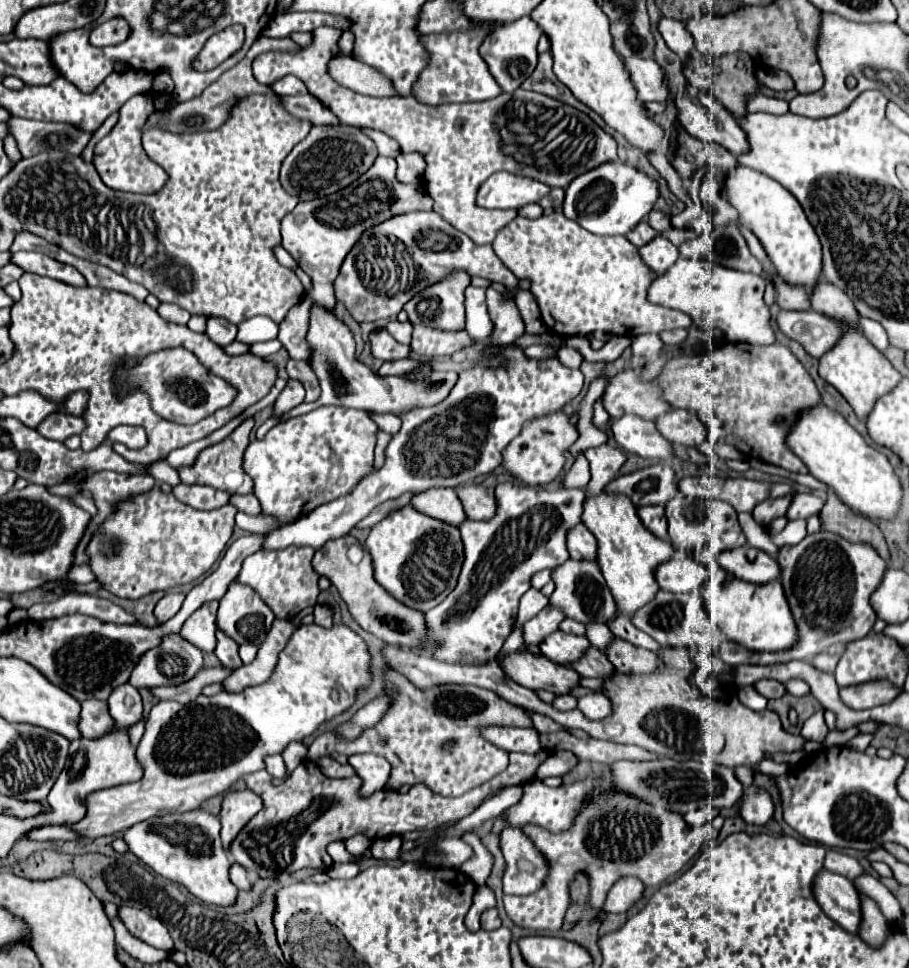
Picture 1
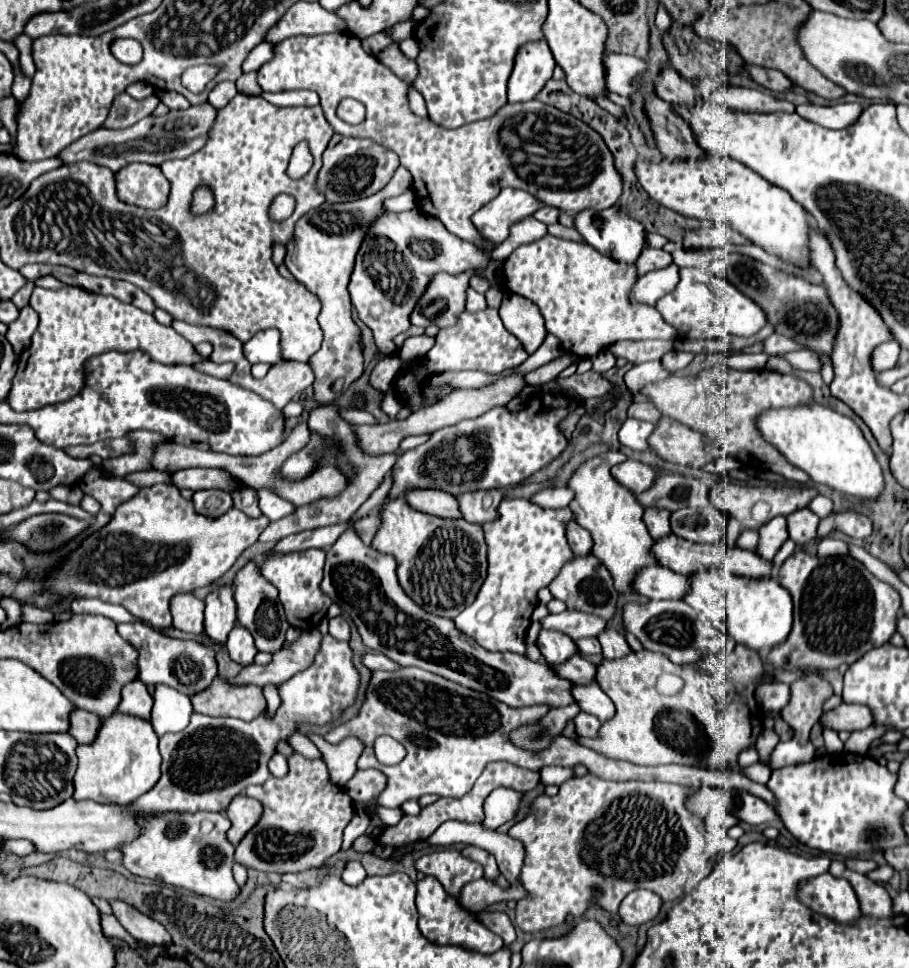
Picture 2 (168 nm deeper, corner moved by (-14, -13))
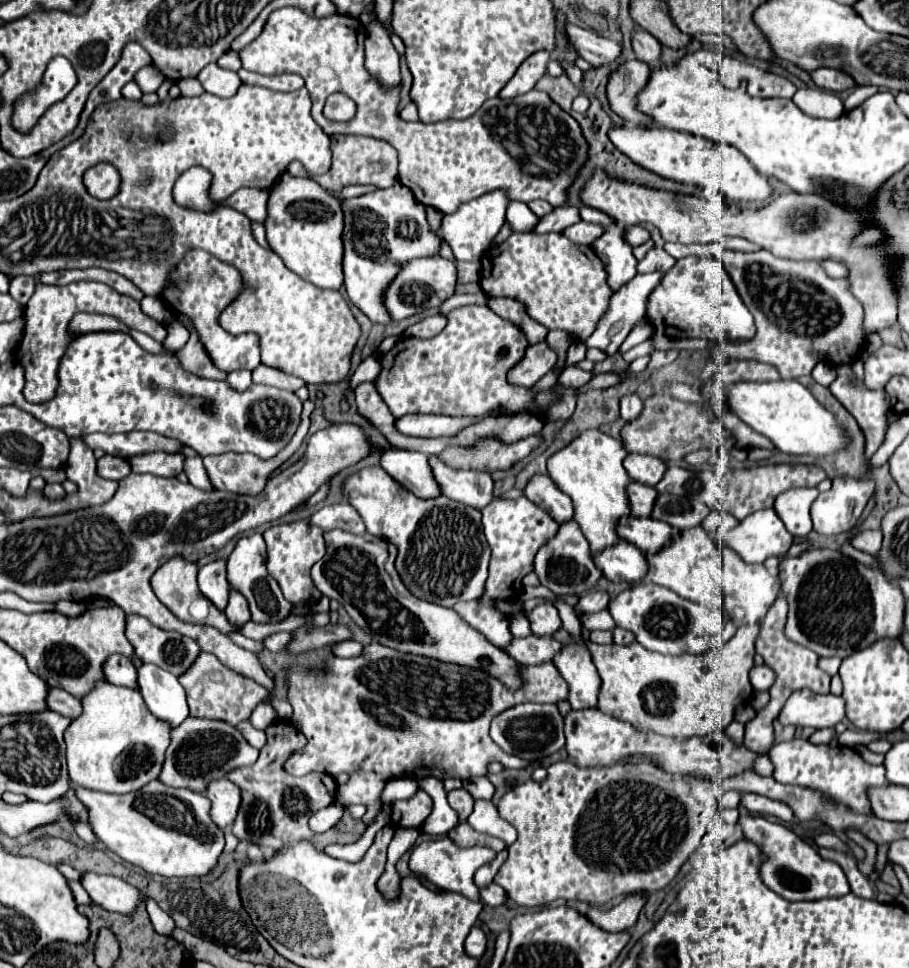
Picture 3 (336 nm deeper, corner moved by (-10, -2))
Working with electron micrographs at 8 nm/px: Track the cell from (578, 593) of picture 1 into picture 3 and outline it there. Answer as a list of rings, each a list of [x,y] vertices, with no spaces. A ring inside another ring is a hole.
[[[570,520],[566,524],[560,524],[558,534],[538,550],[534,558],[534,572],[540,578],[540,584],[552,590],[554,594],[576,594],[582,596],[584,592],[592,592],[598,586],[598,580],[604,576],[600,568],[596,568],[596,562],[592,560],[588,540],[580,532],[580,526]]]

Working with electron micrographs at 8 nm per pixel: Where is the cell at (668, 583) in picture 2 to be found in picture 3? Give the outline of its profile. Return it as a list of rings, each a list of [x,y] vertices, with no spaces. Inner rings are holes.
[[[628,542],[606,548],[594,556],[594,562],[612,582],[644,582],[650,572],[648,558]]]

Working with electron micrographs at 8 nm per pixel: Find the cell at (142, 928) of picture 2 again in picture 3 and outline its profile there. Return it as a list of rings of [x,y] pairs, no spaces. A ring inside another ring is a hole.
[[[90,872],[82,876],[82,886],[90,898],[108,912],[128,914],[134,912],[140,904],[146,904],[146,898],[136,886],[116,876],[98,876]]]

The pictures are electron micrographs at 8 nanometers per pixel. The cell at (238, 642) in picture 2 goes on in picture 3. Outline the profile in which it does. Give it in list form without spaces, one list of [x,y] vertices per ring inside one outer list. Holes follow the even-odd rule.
[[[230,590],[230,602],[228,602],[224,614],[228,616],[228,622],[230,622],[234,628],[242,628],[242,626],[250,620],[250,610],[248,610],[246,598],[240,596],[240,592]]]

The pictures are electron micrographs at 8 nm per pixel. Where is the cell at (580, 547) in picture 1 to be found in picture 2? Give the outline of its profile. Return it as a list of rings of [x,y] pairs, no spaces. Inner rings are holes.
[[[566,523],[566,537],[570,537],[570,549],[578,555],[588,555],[592,551],[592,537],[578,523]]]

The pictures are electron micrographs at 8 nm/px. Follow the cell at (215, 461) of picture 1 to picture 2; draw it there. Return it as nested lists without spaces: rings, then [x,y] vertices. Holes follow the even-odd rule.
[[[180,469],[172,473],[172,485],[178,489],[226,489],[232,491],[232,487],[238,487],[238,481],[224,469]]]

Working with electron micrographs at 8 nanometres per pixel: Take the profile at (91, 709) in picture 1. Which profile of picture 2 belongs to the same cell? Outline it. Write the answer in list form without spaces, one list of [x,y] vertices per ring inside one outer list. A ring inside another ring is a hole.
[[[74,709],[70,713],[68,733],[72,733],[72,737],[78,743],[92,743],[92,739],[96,737],[98,727],[100,727],[100,717],[96,717],[94,713],[82,711],[82,709]]]

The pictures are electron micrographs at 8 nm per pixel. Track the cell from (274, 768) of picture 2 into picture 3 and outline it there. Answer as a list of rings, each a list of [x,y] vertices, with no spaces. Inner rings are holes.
[[[250,720],[242,722],[242,724],[240,724],[240,728],[244,730],[244,738],[248,738],[248,742],[250,742],[252,746],[256,746],[258,750],[260,750],[260,748],[266,744],[266,734],[264,734],[262,730],[256,730],[256,728],[252,728]]]

